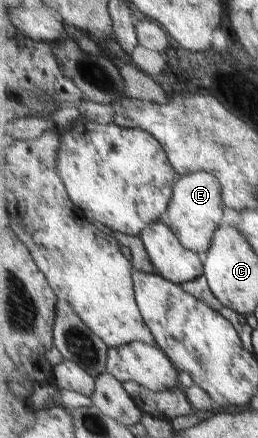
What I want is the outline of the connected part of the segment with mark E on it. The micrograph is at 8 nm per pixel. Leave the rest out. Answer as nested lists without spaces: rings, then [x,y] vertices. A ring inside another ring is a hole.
[[[192,172],[178,179],[163,220],[173,227],[188,249],[204,255],[213,245],[214,234],[222,225],[224,205],[221,181],[210,172]]]

